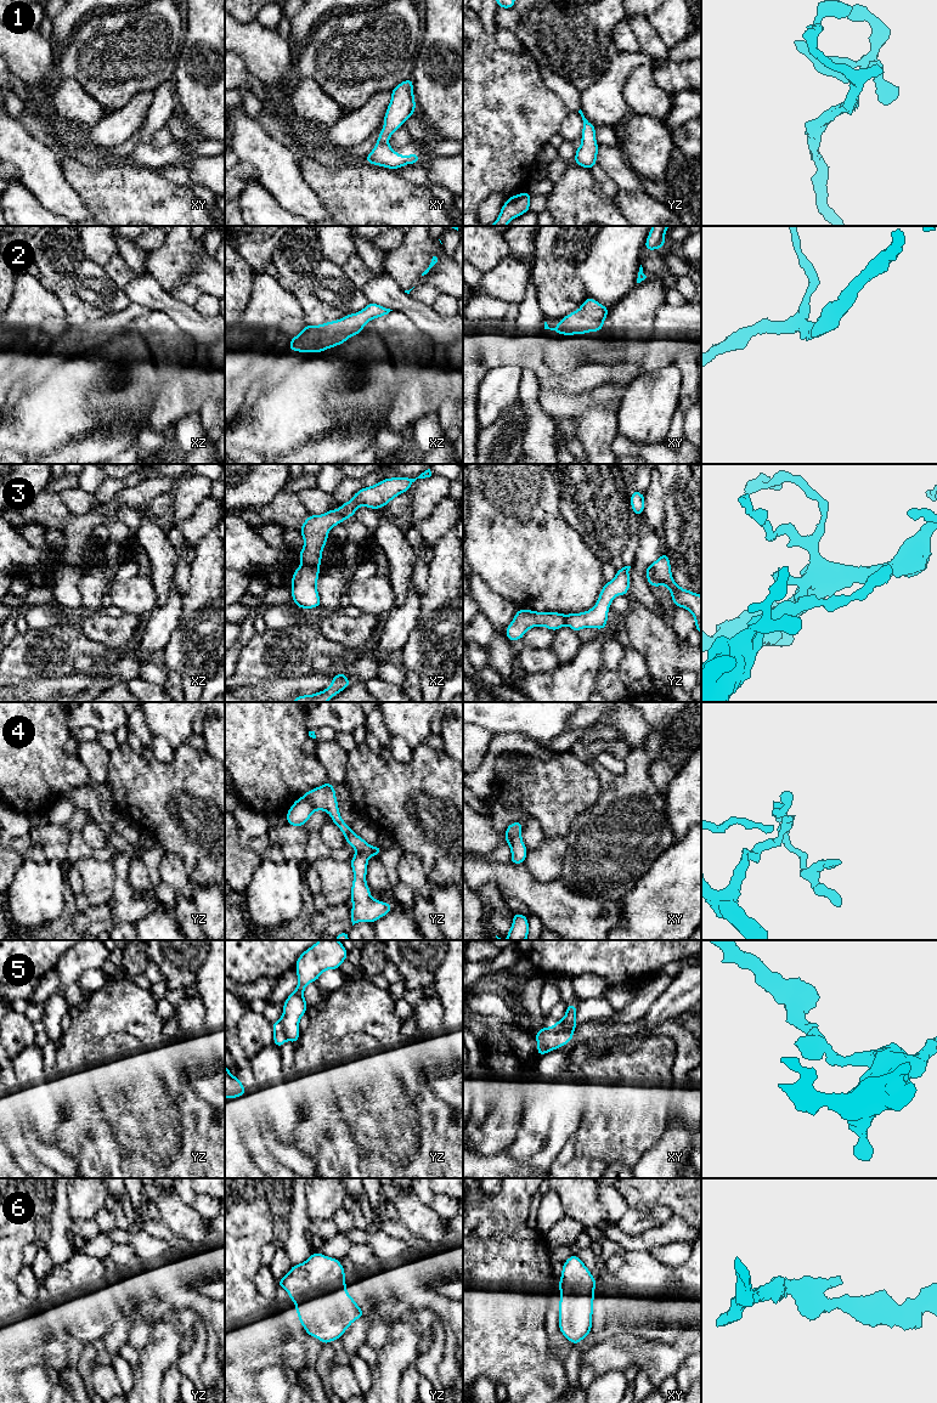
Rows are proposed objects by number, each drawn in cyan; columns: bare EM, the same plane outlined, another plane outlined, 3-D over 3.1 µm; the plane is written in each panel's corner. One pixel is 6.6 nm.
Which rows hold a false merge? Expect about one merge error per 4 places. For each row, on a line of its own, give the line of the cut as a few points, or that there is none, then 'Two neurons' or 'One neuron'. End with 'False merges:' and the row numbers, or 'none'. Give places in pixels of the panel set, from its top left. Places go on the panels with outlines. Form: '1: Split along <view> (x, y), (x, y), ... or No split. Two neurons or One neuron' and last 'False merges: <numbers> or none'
1: No split. One neuron
2: No split. One neuron
3: Split along xz (302, 563), (309, 566), (319, 566). Two neurons
4: Split along yz (356, 850), (361, 850), (368, 856). Two neurons
5: Split along xy (575, 1022), (569, 1028), (556, 1024). Two neurons
6: No split. One neuron
False merges: 3, 4, 5

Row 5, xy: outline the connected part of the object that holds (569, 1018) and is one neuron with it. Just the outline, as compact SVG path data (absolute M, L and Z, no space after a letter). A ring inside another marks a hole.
M566 1003L566 1013L565 1013L564 1018L555 1022L555 1025L564 1025L568 1029L572 1028L572 1025L575 1023L576 1012L577 1012L576 1005Z

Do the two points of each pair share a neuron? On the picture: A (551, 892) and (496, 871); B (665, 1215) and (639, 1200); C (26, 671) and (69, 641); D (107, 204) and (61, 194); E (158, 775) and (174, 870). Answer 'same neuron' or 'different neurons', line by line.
A: same neuron
B: different neurons
C: same neuron
D: different neurons
E: different neurons

